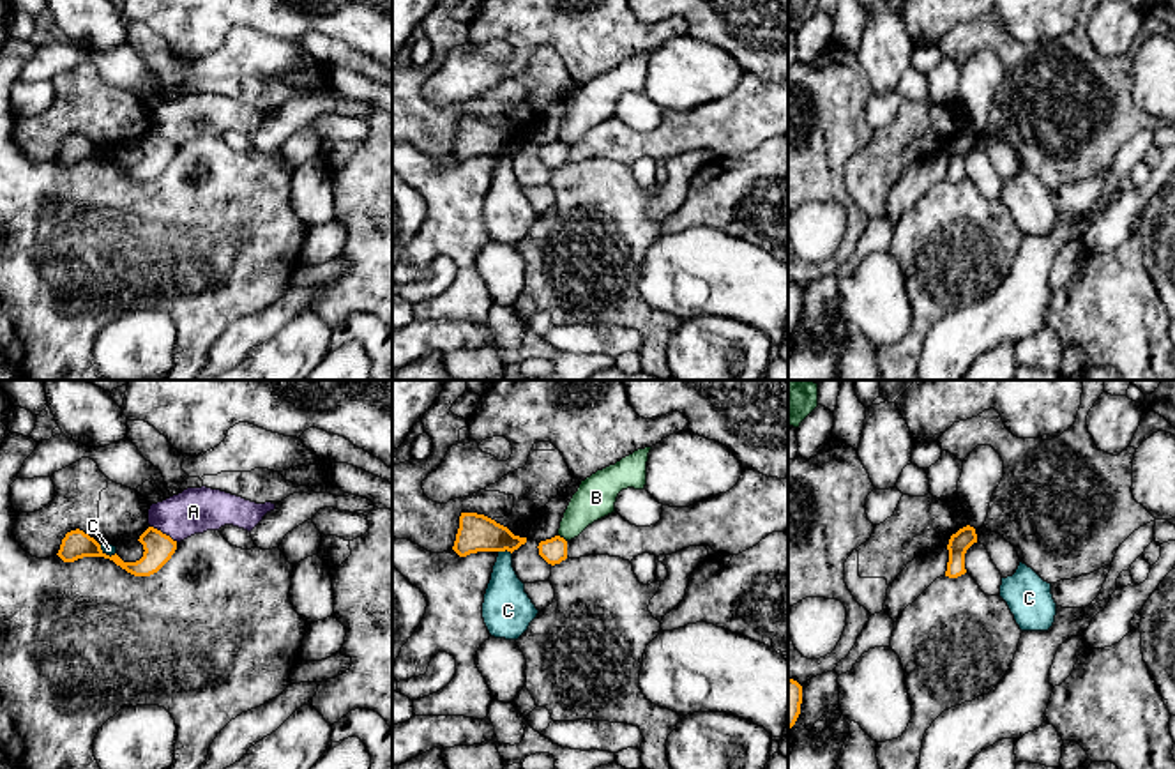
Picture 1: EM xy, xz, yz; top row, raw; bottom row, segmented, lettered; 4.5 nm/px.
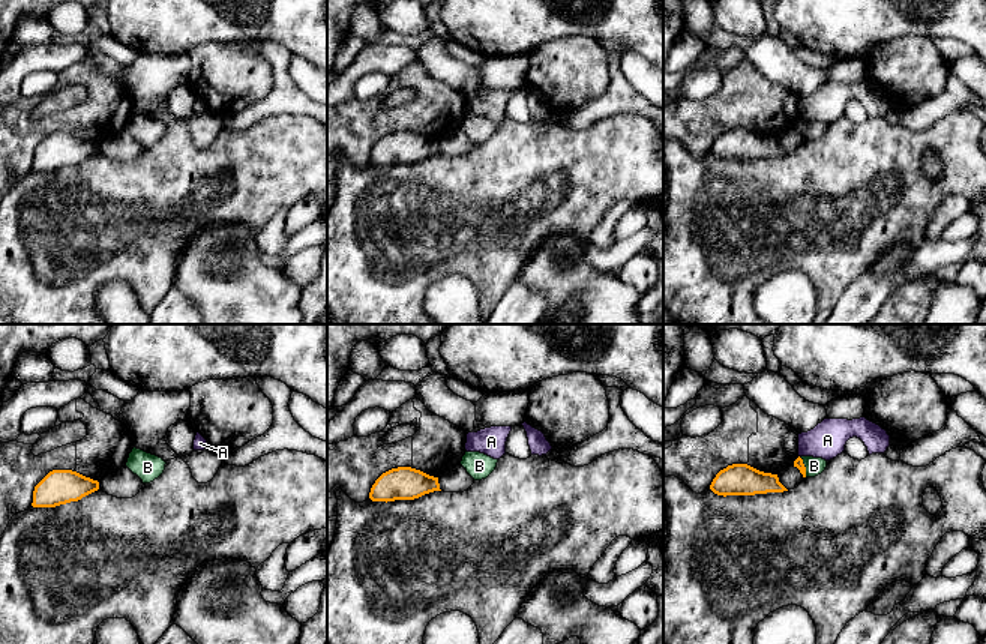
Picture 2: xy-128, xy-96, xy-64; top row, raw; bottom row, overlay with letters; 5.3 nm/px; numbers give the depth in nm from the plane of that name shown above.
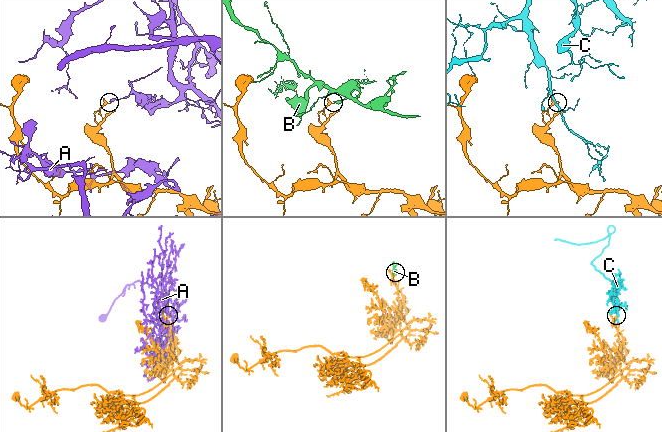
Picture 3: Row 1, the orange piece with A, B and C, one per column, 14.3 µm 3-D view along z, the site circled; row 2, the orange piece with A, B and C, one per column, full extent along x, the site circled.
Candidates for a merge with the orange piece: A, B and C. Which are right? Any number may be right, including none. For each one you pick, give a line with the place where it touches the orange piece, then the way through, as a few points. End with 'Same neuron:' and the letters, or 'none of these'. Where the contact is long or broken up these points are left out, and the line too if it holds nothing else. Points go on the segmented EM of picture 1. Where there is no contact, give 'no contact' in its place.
Same neuron: none of these

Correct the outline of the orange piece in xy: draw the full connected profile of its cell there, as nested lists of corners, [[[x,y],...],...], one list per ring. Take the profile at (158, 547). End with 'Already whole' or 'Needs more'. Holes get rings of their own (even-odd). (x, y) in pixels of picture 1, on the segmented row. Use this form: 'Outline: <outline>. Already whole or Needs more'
Outline: [[[148,527],[138,541],[143,544],[143,557],[136,562],[124,562],[117,553],[111,557],[106,555],[94,537],[76,529],[65,534],[57,555],[64,562],[74,562],[83,557],[104,557],[134,576],[150,576],[157,573],[177,550],[177,541],[154,527]]]. Already whole

